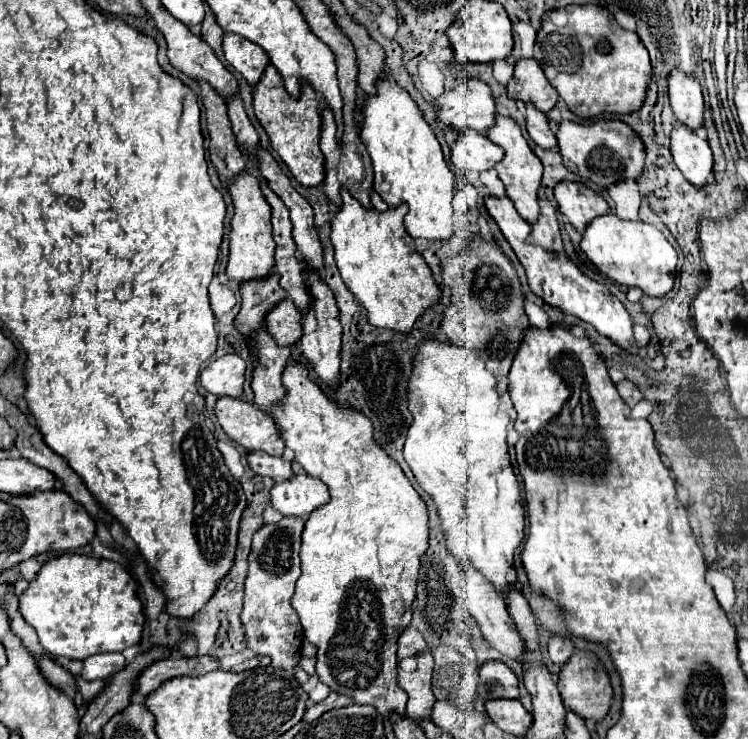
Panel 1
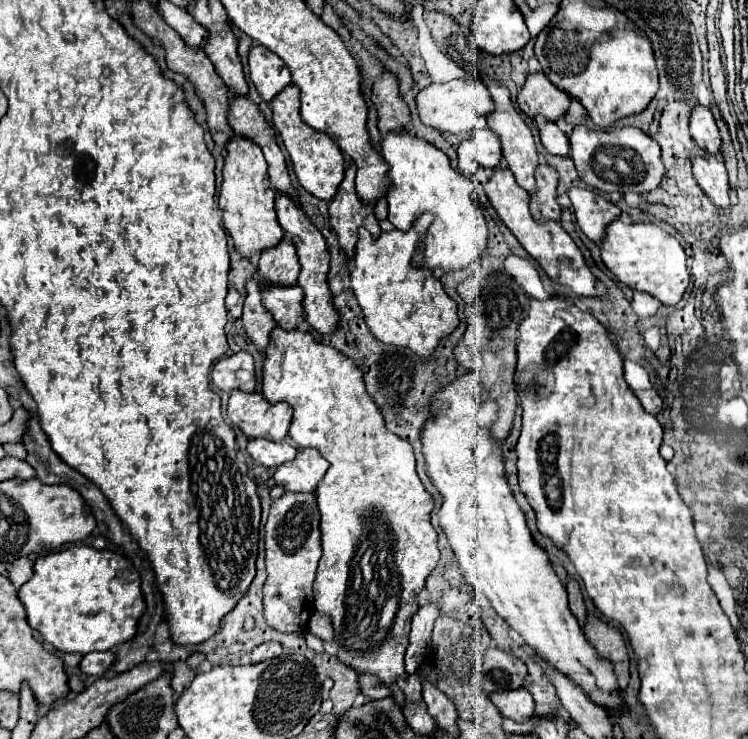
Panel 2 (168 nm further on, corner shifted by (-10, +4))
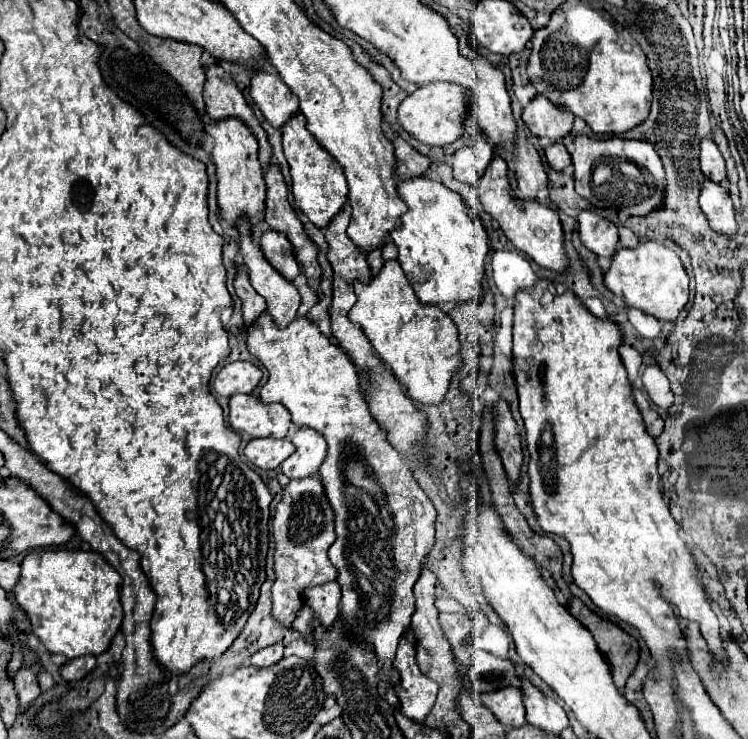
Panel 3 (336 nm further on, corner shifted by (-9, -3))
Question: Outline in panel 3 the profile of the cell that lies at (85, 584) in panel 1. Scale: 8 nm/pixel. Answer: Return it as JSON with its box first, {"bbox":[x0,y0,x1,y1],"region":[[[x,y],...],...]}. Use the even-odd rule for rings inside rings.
{"bbox":[13,548,123,681],"region":[[[65,548],[31,551],[25,555],[21,579],[13,589],[15,601],[31,621],[33,635],[39,637],[51,653],[61,653],[71,659],[61,669],[65,681],[85,679],[95,669],[93,655],[105,653],[119,633],[123,621],[119,591],[121,575],[101,557],[101,553]]]}

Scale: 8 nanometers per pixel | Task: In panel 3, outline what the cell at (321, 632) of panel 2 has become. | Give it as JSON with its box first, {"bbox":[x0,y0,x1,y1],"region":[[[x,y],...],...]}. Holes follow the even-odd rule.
{"bbox":[305,581,341,629],"region":[[[335,581],[311,587],[305,593],[305,603],[311,607],[313,615],[325,629],[331,629],[331,625],[339,617],[339,599],[341,599],[341,589]]]}

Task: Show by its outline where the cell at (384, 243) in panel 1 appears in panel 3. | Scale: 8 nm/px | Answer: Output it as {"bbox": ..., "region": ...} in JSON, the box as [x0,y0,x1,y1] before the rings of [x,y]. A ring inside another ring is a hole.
{"bbox":[349,259,461,405],"region":[[[397,259],[385,261],[369,283],[355,281],[355,295],[357,303],[349,317],[361,325],[381,361],[387,363],[393,375],[407,387],[411,399],[423,405],[437,405],[445,397],[451,375],[461,363],[461,345],[453,319],[437,305],[425,305],[415,297]]]}

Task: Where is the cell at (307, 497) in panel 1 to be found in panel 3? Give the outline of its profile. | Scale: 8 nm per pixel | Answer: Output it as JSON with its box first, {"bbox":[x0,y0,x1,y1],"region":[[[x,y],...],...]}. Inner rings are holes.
{"bbox":[281,427,327,479],"region":[[[301,427],[293,437],[293,445],[295,445],[295,453],[281,463],[281,473],[289,479],[317,475],[321,461],[325,461],[325,453],[327,453],[325,439],[317,431]]]}

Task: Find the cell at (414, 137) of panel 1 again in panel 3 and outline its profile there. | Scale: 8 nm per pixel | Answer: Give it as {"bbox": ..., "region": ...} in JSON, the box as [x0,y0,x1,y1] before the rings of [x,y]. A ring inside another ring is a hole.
{"bbox":[391,175,489,305],"region":[[[425,175],[411,177],[409,181],[401,181],[397,185],[397,193],[407,203],[411,211],[407,211],[401,217],[401,225],[391,231],[391,239],[395,241],[399,249],[399,263],[409,279],[409,283],[415,289],[415,295],[423,303],[431,305],[445,305],[445,303],[463,303],[481,299],[481,281],[485,275],[485,257],[489,253],[489,237],[485,233],[485,227],[481,223],[475,225],[475,221],[467,215],[467,205],[463,197],[449,187],[445,187],[441,181],[429,179]]]}

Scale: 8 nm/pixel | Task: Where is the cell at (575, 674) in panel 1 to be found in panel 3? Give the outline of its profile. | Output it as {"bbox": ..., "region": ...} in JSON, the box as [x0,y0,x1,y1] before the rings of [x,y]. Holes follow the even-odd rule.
{"bbox":[569,599,639,691],"region":[[[571,599],[569,603],[569,611],[575,619],[579,619],[579,623],[591,631],[591,635],[597,641],[599,651],[603,653],[603,657],[607,657],[611,671],[613,671],[613,679],[619,691],[623,691],[627,677],[631,675],[631,671],[635,669],[637,661],[639,661],[639,645],[635,639],[631,639],[621,627],[617,627],[615,623],[595,615],[583,601],[579,599]]]}

